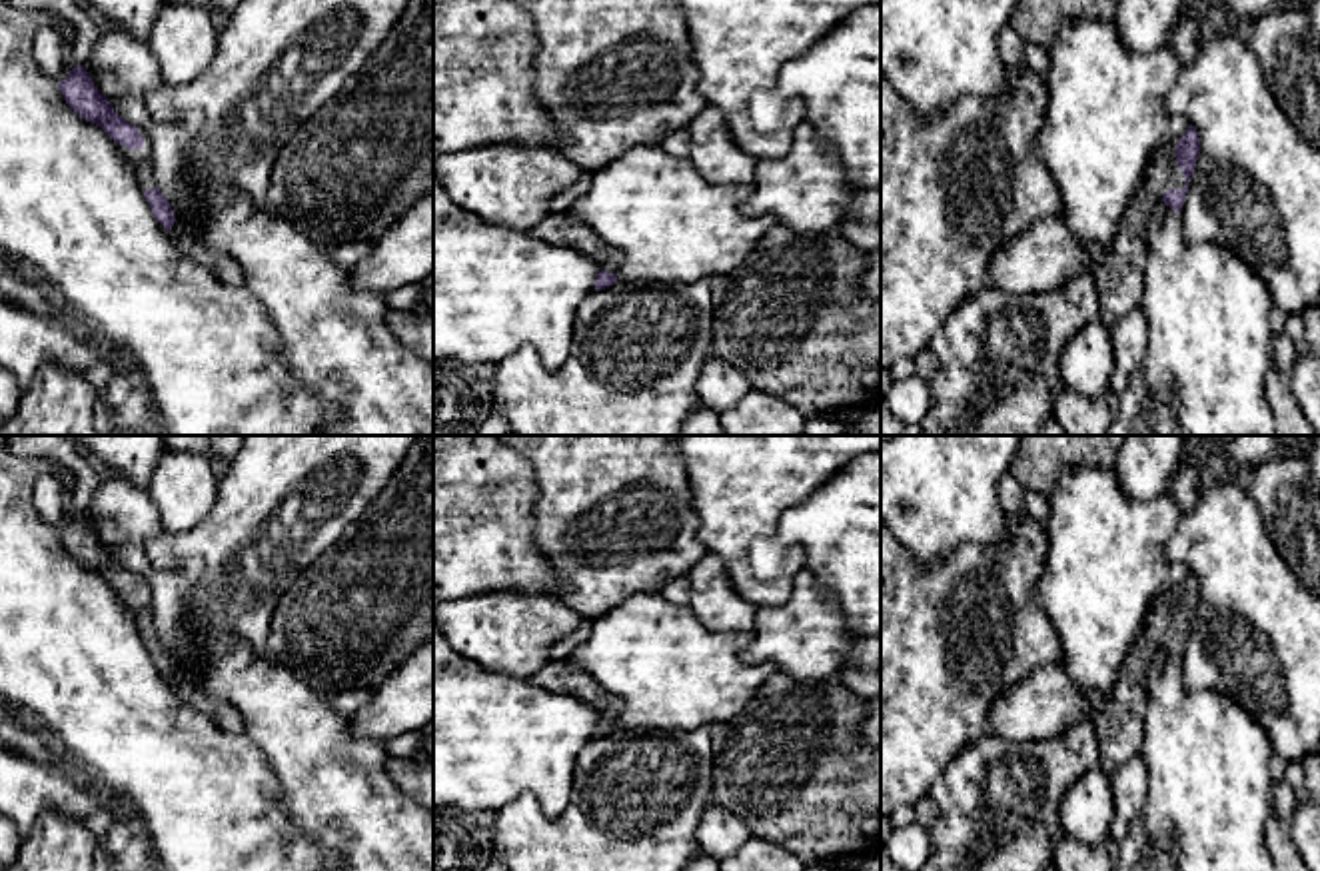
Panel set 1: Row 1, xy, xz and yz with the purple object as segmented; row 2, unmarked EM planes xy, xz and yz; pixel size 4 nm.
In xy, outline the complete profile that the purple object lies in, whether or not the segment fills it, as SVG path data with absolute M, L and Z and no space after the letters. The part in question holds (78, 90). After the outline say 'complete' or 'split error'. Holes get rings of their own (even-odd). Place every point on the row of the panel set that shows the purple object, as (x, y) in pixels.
M74 66L70 74L58 82L66 104L84 120L100 126L112 140L130 150L138 184L154 218L170 232L176 216L154 180L154 164L150 146L144 144L140 130L118 116L106 96L98 92L84 66Z; split error

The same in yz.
M1188 126L1176 144L1176 158L1160 150L1148 164L1144 182L1134 192L1116 236L1108 244L1088 244L1088 266L1100 298L1100 322L1114 326L1138 308L1144 292L1146 224L1162 200L1174 212L1182 210L1188 180L1200 154L1198 132Z; split error

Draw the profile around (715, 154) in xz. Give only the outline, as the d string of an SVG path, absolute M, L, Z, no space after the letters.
M707 104L687 132L689 160L705 180L717 184L753 182L757 158L737 146L719 108Z

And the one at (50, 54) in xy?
M44 26L36 32L32 54L44 74L56 82L66 80L72 70L72 66L68 64L68 52L62 46L62 38L52 26Z

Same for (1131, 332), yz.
M1134 308L1124 314L1114 326L1110 326L1114 344L1114 372L1110 378L1110 392L1120 396L1130 376L1140 366L1148 346L1148 320L1142 308Z

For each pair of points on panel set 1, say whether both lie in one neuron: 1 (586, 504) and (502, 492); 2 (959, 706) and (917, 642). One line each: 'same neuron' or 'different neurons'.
1: different neurons
2: same neuron

